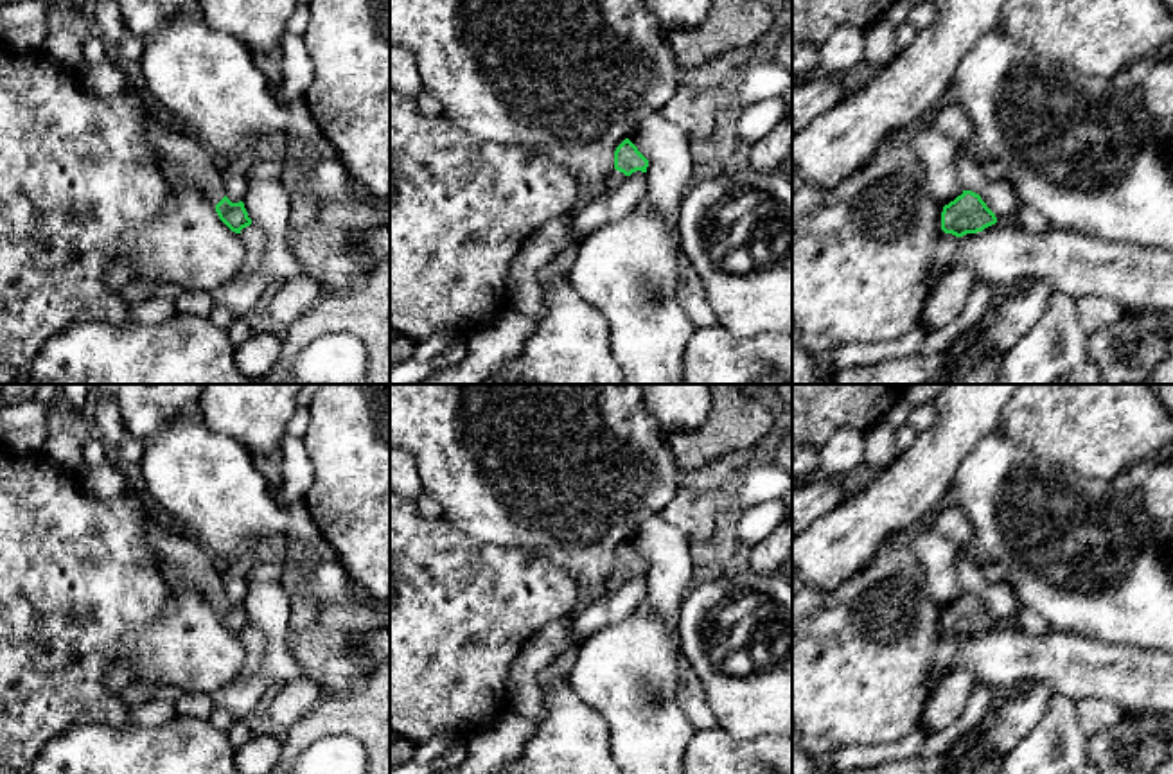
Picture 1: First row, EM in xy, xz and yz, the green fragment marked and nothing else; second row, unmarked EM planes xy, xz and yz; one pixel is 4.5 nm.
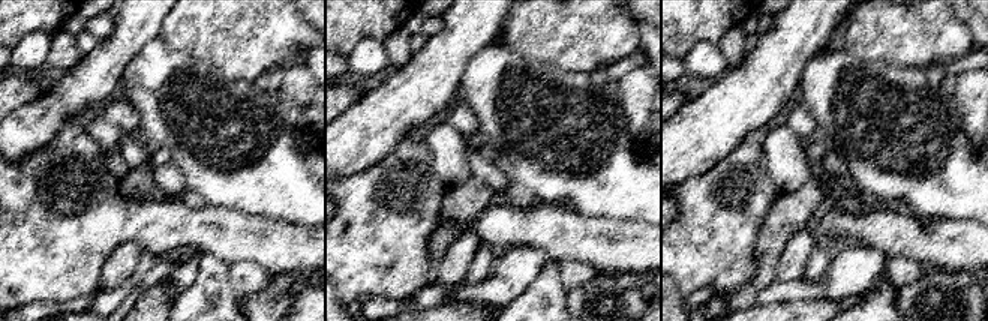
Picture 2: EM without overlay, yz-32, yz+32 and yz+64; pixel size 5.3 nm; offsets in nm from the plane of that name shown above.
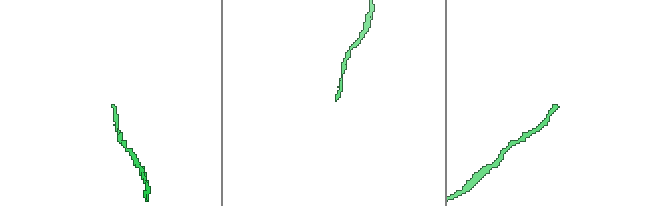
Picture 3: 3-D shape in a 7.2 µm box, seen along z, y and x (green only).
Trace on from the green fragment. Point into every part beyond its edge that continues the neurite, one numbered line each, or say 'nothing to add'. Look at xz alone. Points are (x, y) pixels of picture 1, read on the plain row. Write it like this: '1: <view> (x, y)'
1: xz (617, 580)

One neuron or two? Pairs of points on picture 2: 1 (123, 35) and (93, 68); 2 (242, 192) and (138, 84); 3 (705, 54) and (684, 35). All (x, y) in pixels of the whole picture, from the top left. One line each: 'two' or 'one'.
1: one
2: one
3: two

